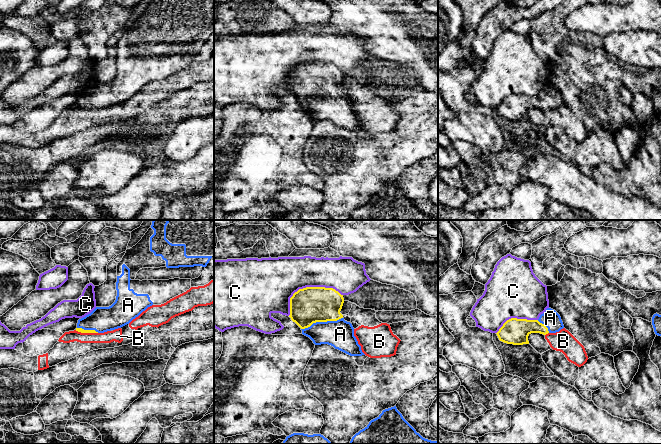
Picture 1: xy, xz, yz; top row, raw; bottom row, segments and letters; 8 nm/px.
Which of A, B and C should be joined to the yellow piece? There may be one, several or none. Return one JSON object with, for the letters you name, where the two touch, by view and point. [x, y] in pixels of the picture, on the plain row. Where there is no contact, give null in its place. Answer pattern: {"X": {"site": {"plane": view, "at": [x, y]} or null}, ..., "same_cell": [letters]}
{"A": {"site": {"plane": "xz", "at": [321, 97]}}, "same_cell": ["A"]}

